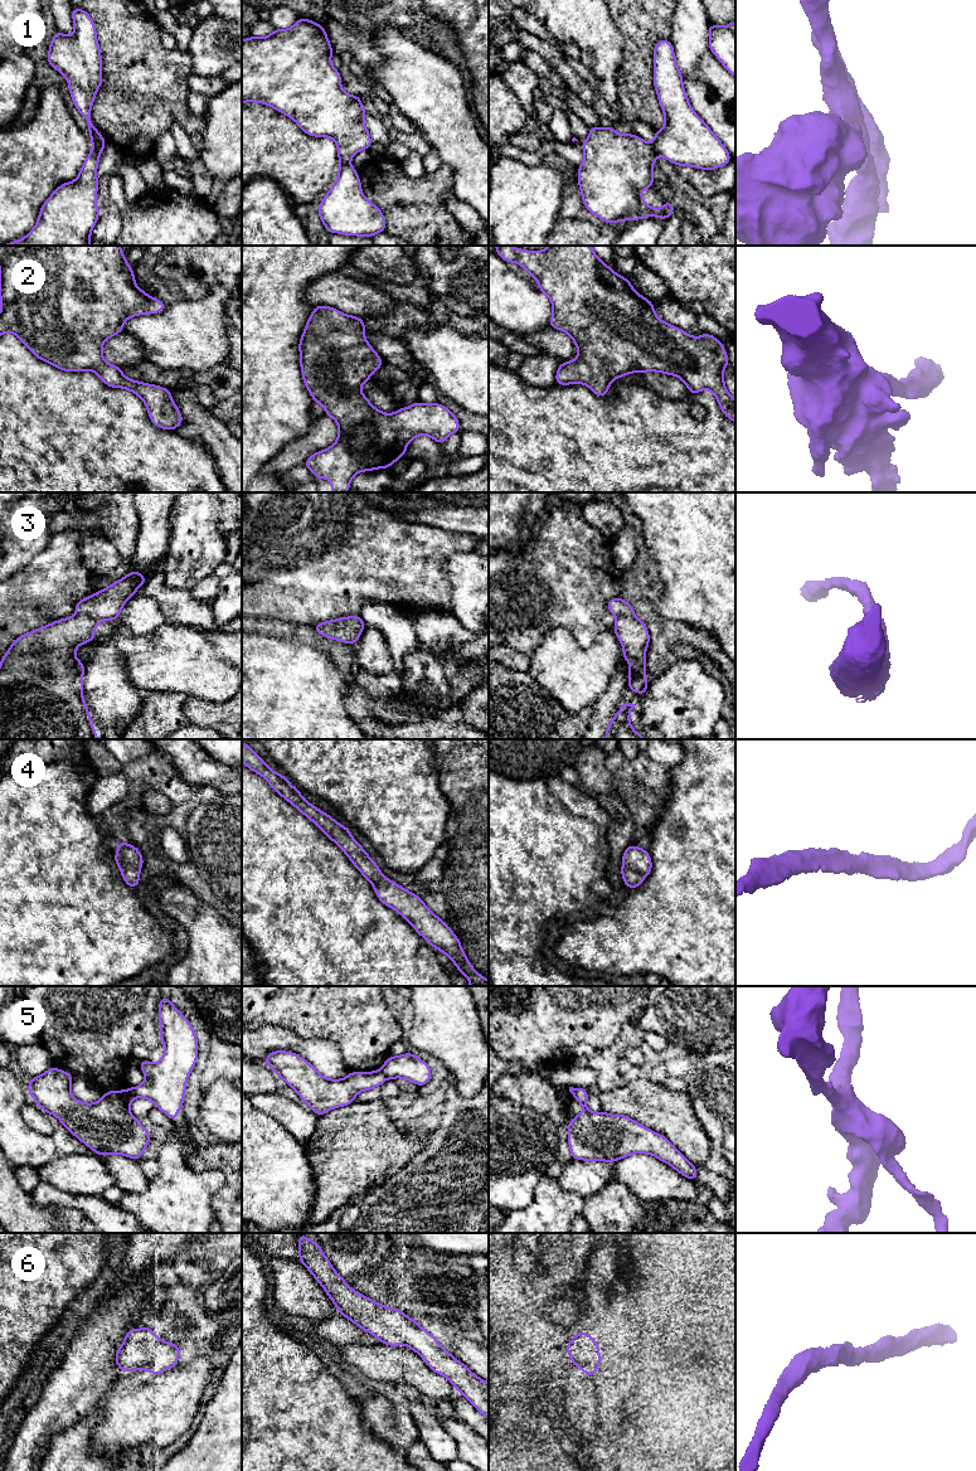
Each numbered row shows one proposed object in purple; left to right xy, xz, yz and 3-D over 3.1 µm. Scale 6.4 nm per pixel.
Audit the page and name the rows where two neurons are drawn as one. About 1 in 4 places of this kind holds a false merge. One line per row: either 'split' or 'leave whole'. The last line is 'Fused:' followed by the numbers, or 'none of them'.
1: split
2: leave whole
3: leave whole
4: leave whole
5: split
6: leave whole
Fused: 1, 5

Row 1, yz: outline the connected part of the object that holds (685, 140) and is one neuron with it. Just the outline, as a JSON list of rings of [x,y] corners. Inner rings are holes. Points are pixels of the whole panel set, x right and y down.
[[[659,39],[654,49],[654,86],[659,105],[665,115],[665,126],[654,135],[654,149],[657,155],[678,166],[693,166],[712,171],[727,165],[732,156],[728,150],[691,108],[678,68],[672,43]]]

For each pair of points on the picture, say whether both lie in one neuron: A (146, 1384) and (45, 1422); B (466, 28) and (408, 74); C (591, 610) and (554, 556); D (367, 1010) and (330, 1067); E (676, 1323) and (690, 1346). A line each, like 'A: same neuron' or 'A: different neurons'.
A: different neurons
B: different neurons
C: same neuron
D: different neurons
E: same neuron

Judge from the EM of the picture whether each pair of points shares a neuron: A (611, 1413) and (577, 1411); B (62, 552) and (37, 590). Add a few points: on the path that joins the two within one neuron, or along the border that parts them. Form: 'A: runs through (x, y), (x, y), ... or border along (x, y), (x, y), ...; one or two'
A: border along (593, 1383), (597, 1391), (598, 1431); two
B: runs through (61, 561), (59, 567), (45, 581); one

